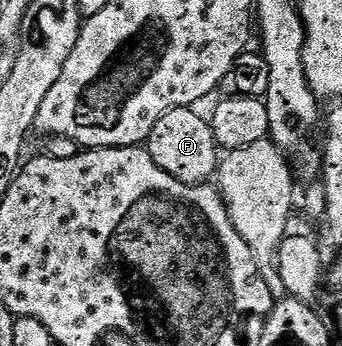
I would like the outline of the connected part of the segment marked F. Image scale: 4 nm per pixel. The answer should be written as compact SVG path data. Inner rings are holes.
M195 108L166 111L158 123L154 123L154 131L150 131L146 142L148 154L174 179L187 185L202 185L211 182L217 176L217 168L221 162L216 136L207 116L199 117Z

